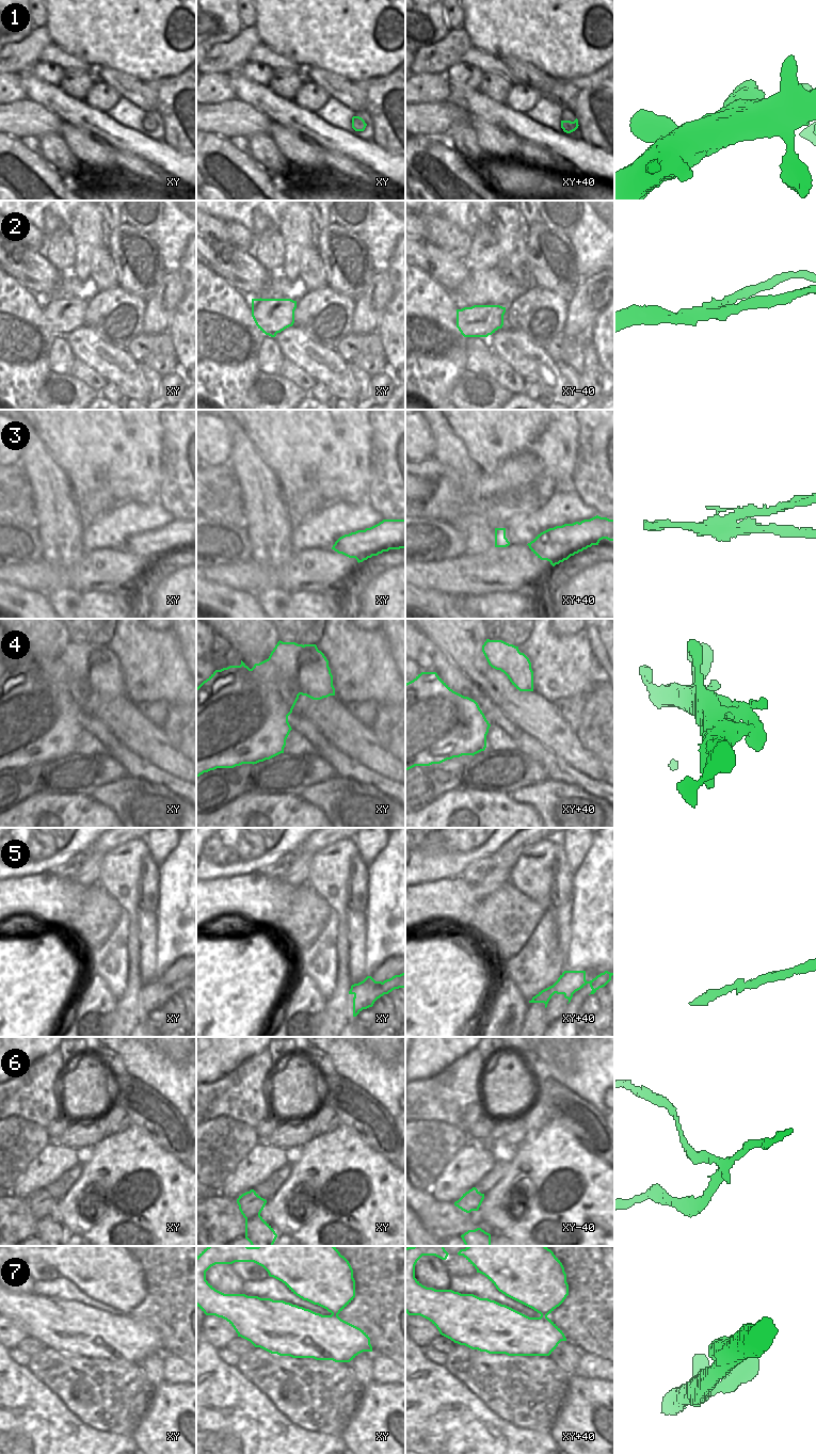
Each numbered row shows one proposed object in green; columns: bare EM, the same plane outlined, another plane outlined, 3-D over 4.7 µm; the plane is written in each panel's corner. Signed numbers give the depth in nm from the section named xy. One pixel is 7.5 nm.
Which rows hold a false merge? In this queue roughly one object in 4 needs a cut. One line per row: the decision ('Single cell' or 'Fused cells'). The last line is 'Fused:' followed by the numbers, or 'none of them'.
1: Single cell
2: Fused cells
3: Fused cells
4: Fused cells
5: Fused cells
6: Fused cells
7: Single cell
Fused: 2, 3, 4, 5, 6

